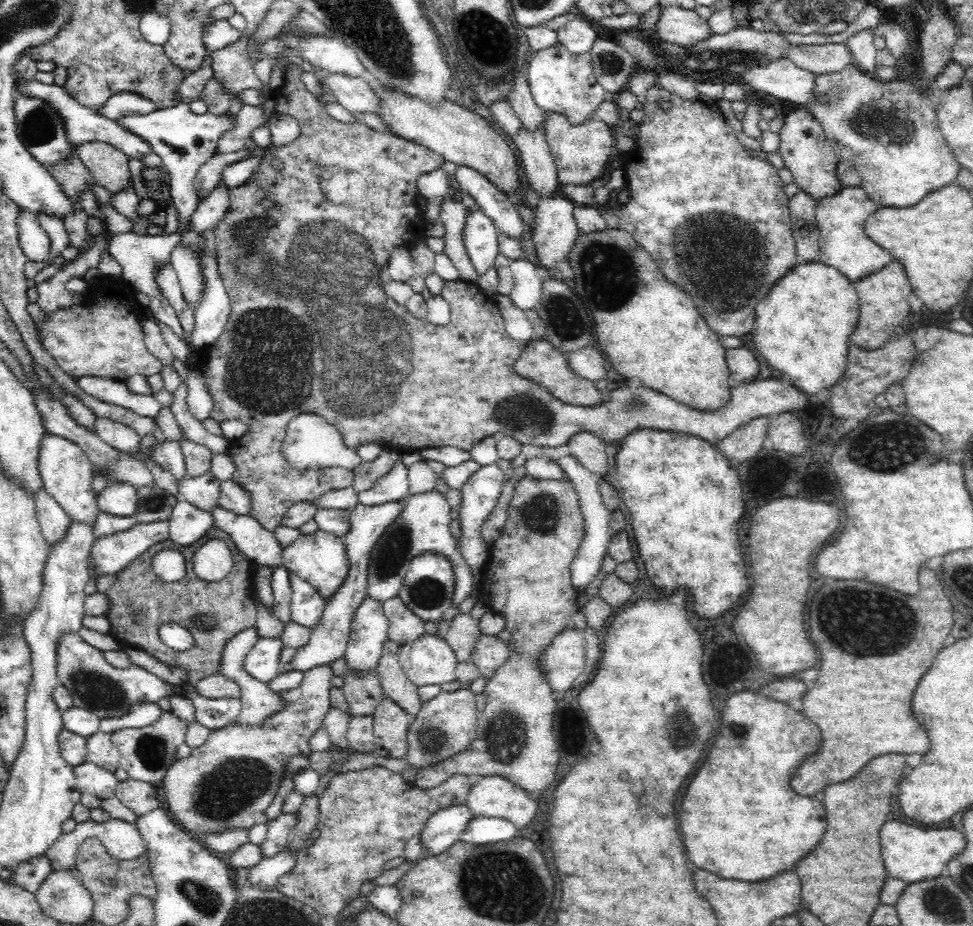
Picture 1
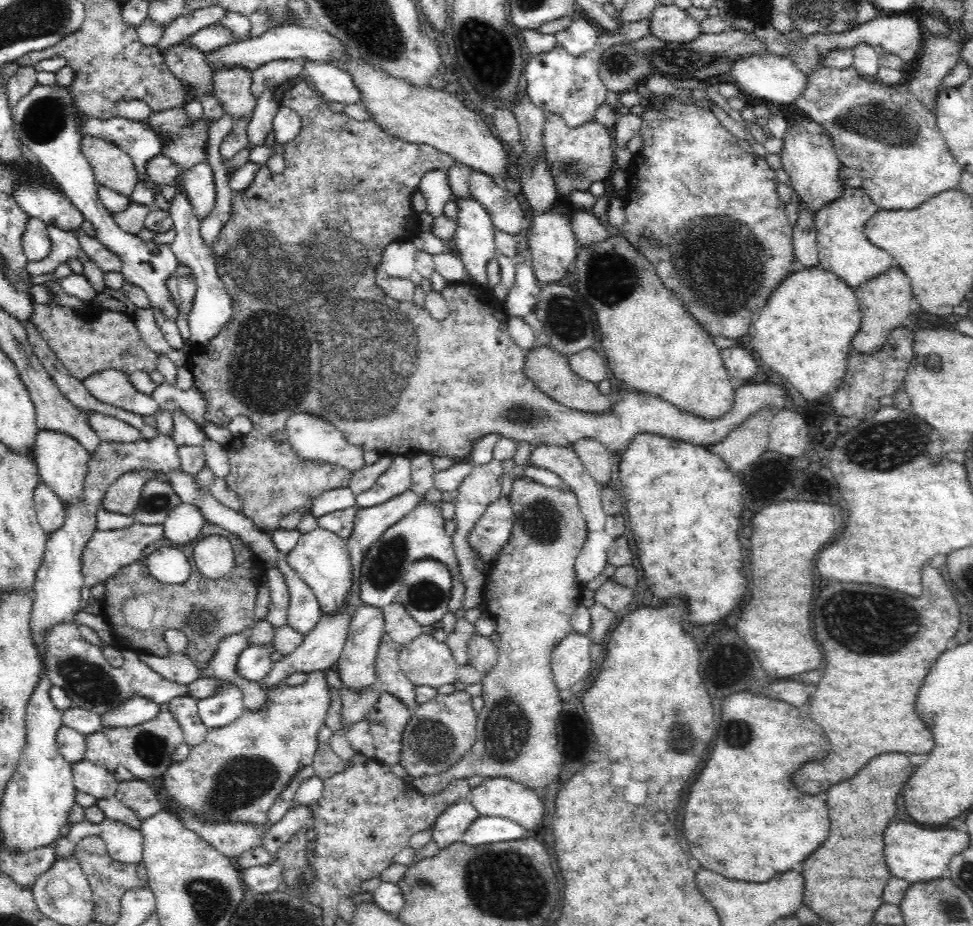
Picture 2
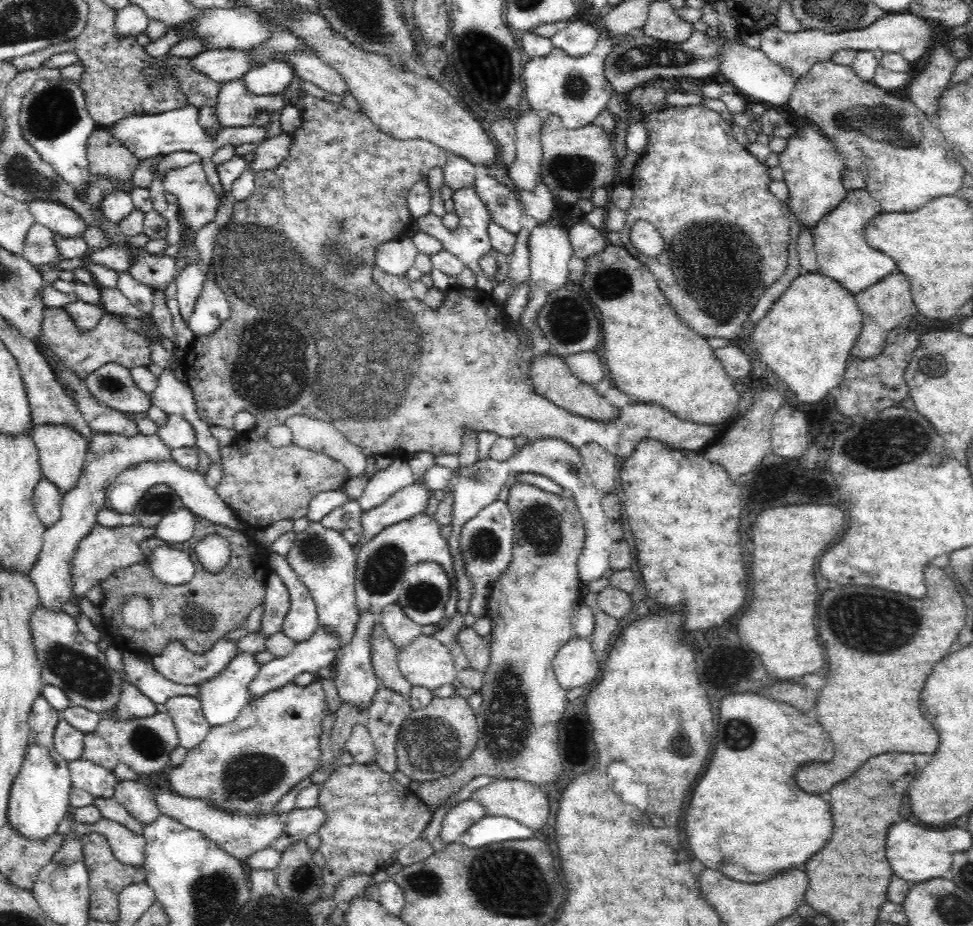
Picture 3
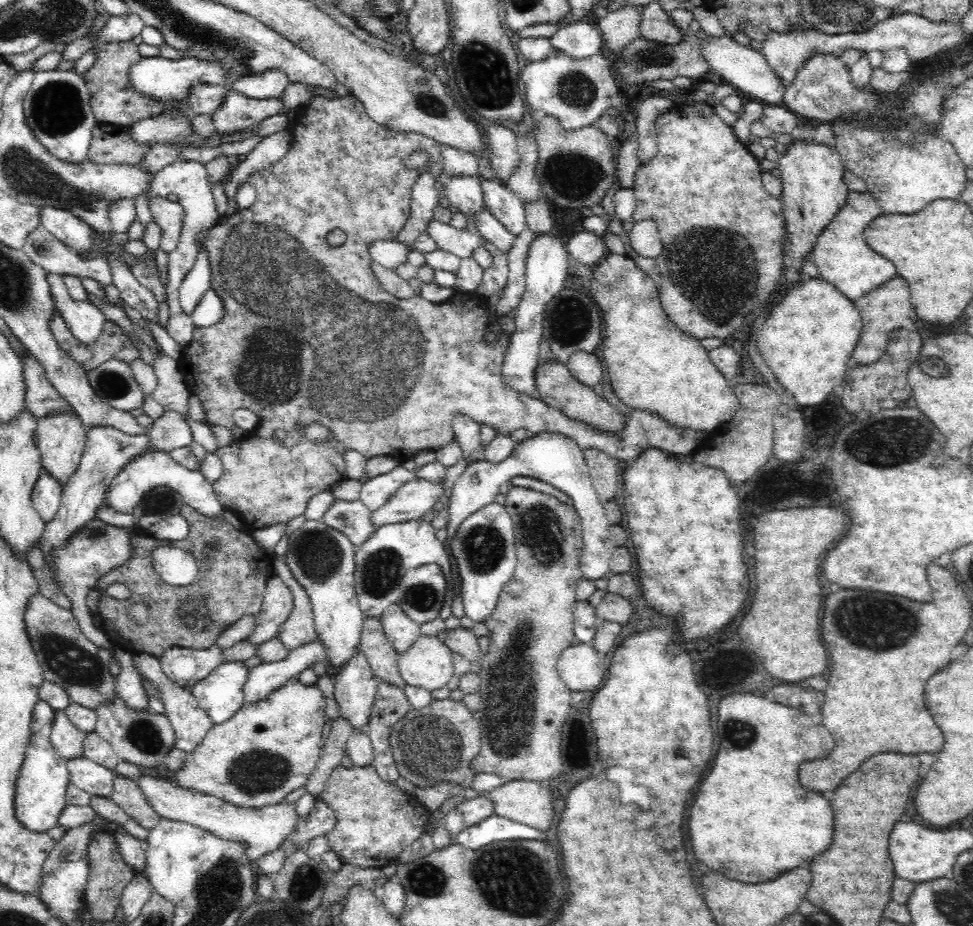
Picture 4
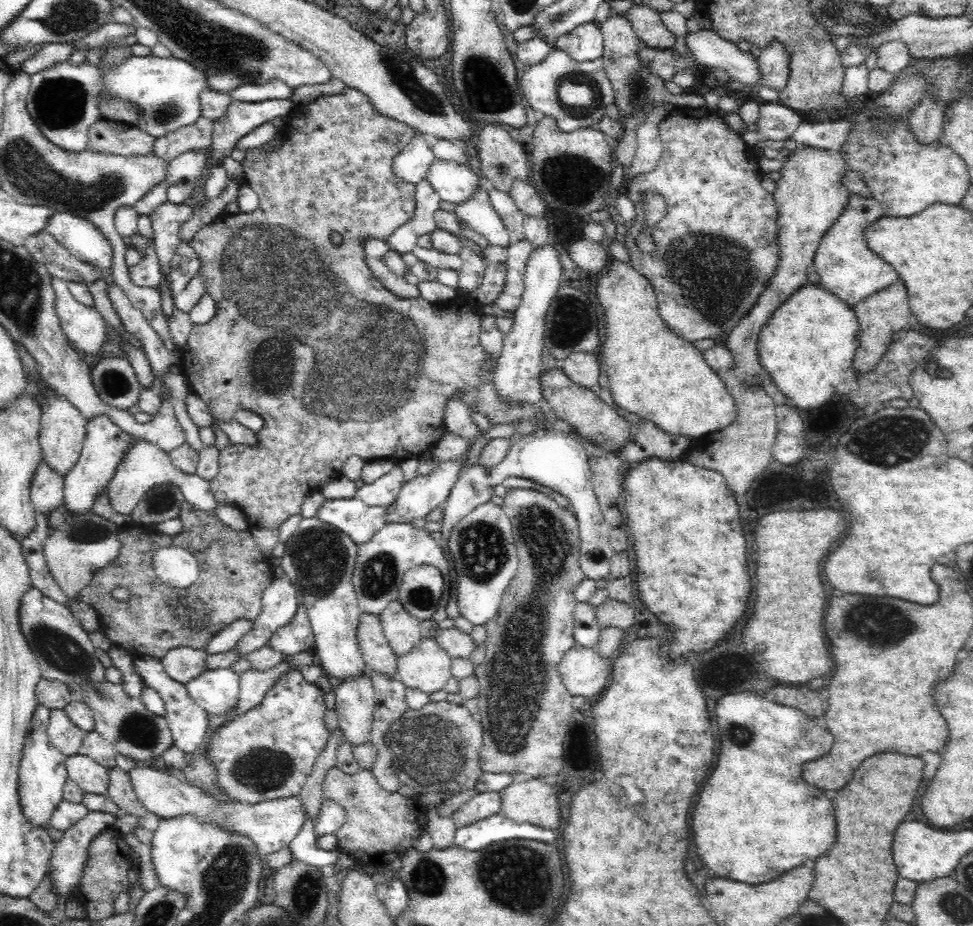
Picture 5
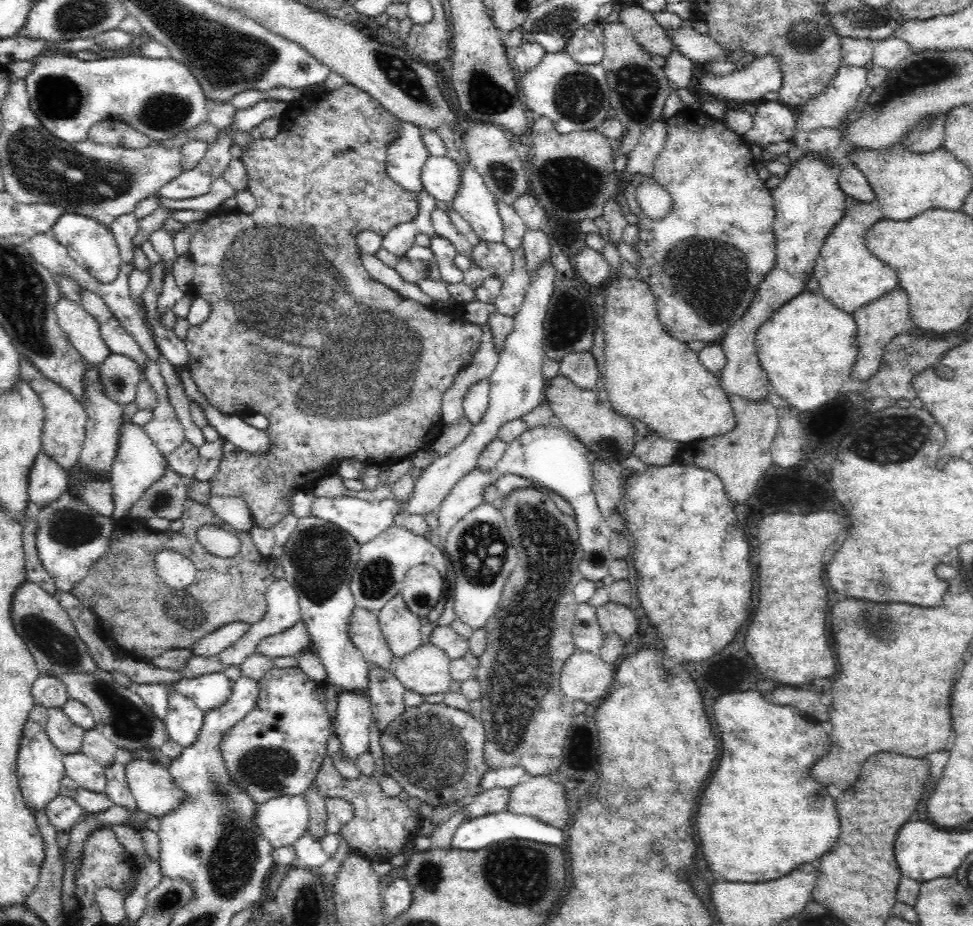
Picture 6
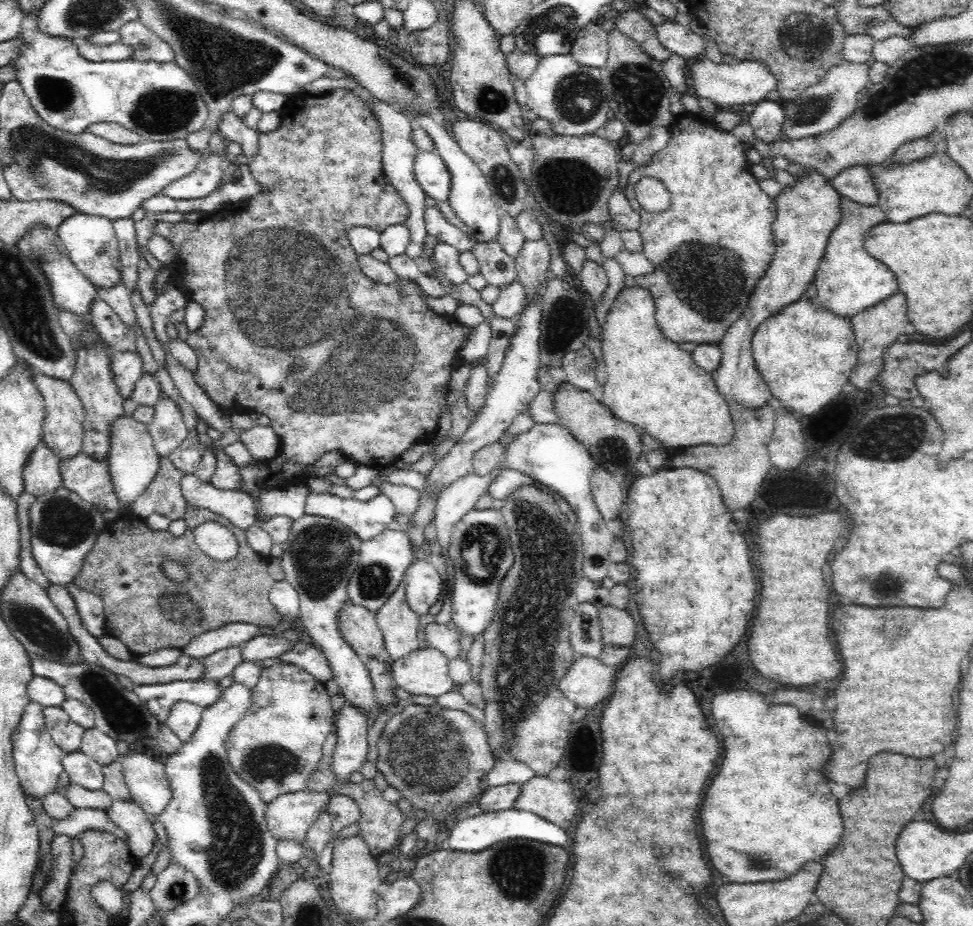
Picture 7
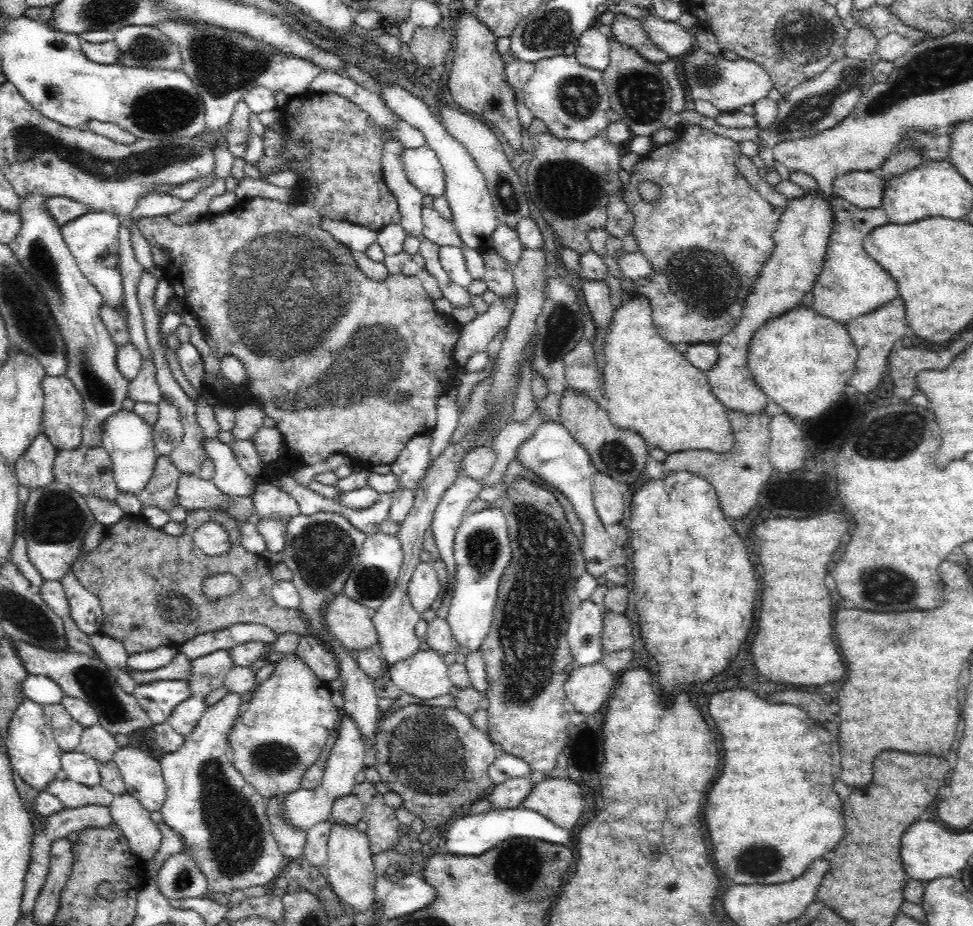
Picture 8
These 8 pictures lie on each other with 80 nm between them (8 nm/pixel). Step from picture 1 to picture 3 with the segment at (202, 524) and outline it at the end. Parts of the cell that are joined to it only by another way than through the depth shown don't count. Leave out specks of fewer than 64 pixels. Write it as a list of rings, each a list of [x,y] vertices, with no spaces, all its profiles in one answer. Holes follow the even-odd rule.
[[[182,505],[176,512],[166,514],[155,526],[155,536],[167,543],[185,543],[195,533],[195,516],[189,508]]]

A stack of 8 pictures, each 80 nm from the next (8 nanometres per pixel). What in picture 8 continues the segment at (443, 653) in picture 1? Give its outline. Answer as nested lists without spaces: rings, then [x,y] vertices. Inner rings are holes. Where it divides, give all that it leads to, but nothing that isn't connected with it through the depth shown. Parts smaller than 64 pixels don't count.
[[[418,649],[412,656],[390,665],[388,683],[427,701],[448,694],[454,686],[447,670],[448,664],[441,654],[432,649]]]

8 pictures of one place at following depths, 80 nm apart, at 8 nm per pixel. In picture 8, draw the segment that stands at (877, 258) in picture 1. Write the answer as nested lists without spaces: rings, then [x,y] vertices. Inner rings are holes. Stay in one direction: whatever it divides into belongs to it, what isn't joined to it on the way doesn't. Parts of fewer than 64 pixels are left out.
[[[833,197],[832,211],[833,231],[828,239],[822,270],[814,282],[811,307],[821,316],[847,324],[899,296],[899,288],[892,276],[863,247],[864,237],[870,231],[889,223],[881,207],[860,209],[842,198]]]

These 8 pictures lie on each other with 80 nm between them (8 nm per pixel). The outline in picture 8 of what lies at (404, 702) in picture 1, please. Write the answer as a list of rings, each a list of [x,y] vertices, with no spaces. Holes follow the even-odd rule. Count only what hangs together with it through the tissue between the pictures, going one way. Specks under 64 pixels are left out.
[[[345,593],[328,600],[323,620],[328,633],[351,651],[378,650],[379,638],[371,610]]]

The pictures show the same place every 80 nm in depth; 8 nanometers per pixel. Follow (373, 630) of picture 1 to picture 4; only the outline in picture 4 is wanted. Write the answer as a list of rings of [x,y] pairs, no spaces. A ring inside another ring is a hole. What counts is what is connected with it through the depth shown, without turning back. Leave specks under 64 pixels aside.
[[[356,646],[356,652],[348,662],[344,662],[344,667],[336,674],[335,690],[331,692],[340,706],[341,715],[352,725],[353,730],[365,729],[370,718],[370,710],[374,704],[377,693],[377,679],[373,670],[365,659],[365,654],[359,646]]]

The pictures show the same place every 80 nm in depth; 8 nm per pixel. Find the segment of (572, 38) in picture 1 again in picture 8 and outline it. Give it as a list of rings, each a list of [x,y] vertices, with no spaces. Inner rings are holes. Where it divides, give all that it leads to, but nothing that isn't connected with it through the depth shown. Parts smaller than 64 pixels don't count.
[[[596,24],[588,26],[576,41],[573,54],[582,66],[603,71],[609,62],[608,36],[602,34]]]

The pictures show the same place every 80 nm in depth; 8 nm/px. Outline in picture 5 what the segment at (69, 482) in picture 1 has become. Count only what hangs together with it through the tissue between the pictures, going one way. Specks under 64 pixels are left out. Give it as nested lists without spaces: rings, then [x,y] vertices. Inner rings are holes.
[[[16,340],[12,341],[14,342],[16,353],[24,366],[24,373],[27,379],[34,380],[34,383],[42,388],[42,399],[45,400],[44,406],[41,408],[41,428],[39,431],[39,445],[42,460],[55,469],[60,476],[64,476],[70,472],[70,469],[77,463],[81,455],[83,442],[87,434],[87,421],[70,401],[60,397],[55,390],[51,389],[51,386],[46,385],[39,374],[38,364],[33,360],[28,350],[26,350],[22,344],[16,342]]]

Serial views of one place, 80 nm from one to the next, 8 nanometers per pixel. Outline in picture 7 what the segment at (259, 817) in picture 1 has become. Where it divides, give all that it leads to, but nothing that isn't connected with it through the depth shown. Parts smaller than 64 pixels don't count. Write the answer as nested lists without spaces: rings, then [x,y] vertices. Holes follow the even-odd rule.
[[[275,664],[261,672],[253,688],[252,704],[245,715],[230,729],[224,749],[232,771],[244,783],[256,789],[260,799],[265,803],[272,802],[280,795],[308,790],[308,779],[318,768],[323,757],[323,744],[327,736],[334,731],[336,712],[330,705],[330,698],[323,682],[317,681],[295,664]]]

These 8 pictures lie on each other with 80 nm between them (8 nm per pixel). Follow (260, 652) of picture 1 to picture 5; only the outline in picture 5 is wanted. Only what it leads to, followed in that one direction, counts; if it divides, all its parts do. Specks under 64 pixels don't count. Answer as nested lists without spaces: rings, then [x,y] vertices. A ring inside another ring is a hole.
[[[231,666],[208,669],[185,684],[194,702],[208,715],[228,713],[237,703],[240,692],[240,674]]]

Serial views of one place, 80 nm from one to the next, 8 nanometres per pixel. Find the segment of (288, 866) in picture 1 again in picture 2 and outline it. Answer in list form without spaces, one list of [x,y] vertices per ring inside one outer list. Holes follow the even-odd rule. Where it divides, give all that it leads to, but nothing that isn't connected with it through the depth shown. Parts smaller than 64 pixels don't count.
[[[275,858],[272,863],[242,870],[242,875],[244,875],[246,888],[250,888],[256,893],[272,893],[281,890],[282,872],[284,872],[284,865]]]

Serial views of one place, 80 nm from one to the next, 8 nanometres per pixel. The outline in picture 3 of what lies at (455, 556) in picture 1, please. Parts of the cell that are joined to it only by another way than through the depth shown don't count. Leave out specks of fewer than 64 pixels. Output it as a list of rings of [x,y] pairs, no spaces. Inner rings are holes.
[[[426,511],[411,516],[392,526],[386,527],[380,534],[363,544],[356,553],[357,571],[355,574],[355,599],[357,607],[362,611],[370,611],[380,616],[389,604],[399,599],[400,578],[405,571],[418,563],[428,561],[438,563],[452,577],[454,585],[450,587],[450,602],[446,604],[443,618],[451,618],[456,614],[459,592],[455,587],[454,563],[448,541],[440,534],[442,525],[434,518],[434,514]]]

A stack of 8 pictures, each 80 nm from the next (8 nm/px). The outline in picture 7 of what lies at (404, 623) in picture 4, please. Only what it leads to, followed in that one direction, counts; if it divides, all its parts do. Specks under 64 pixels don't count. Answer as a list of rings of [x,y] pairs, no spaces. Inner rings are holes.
[[[403,580],[384,606],[375,613],[388,658],[395,661],[420,649],[418,617],[419,614],[408,606]]]

